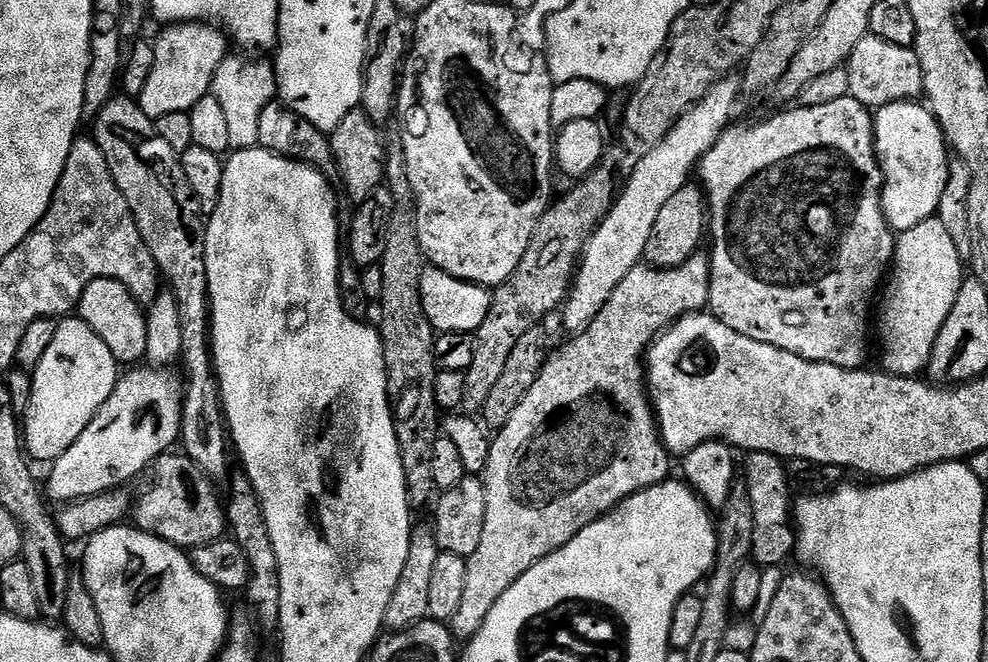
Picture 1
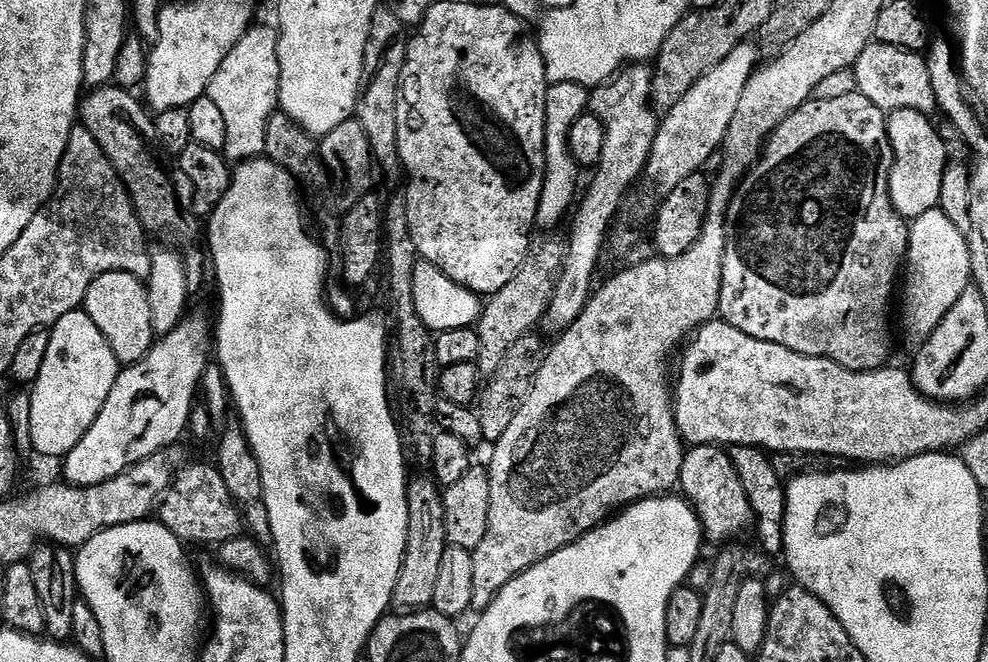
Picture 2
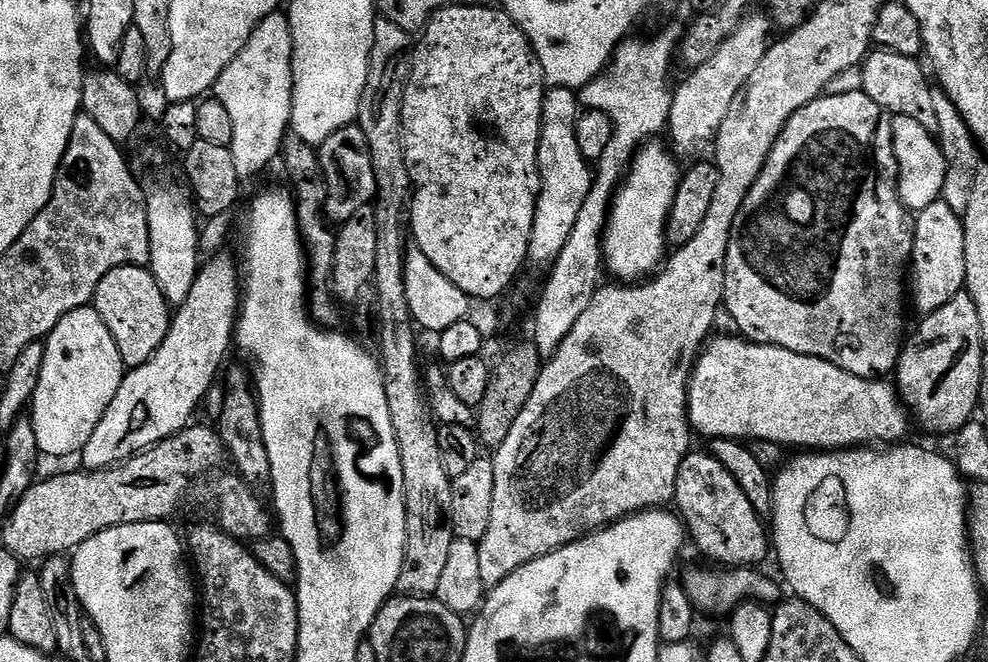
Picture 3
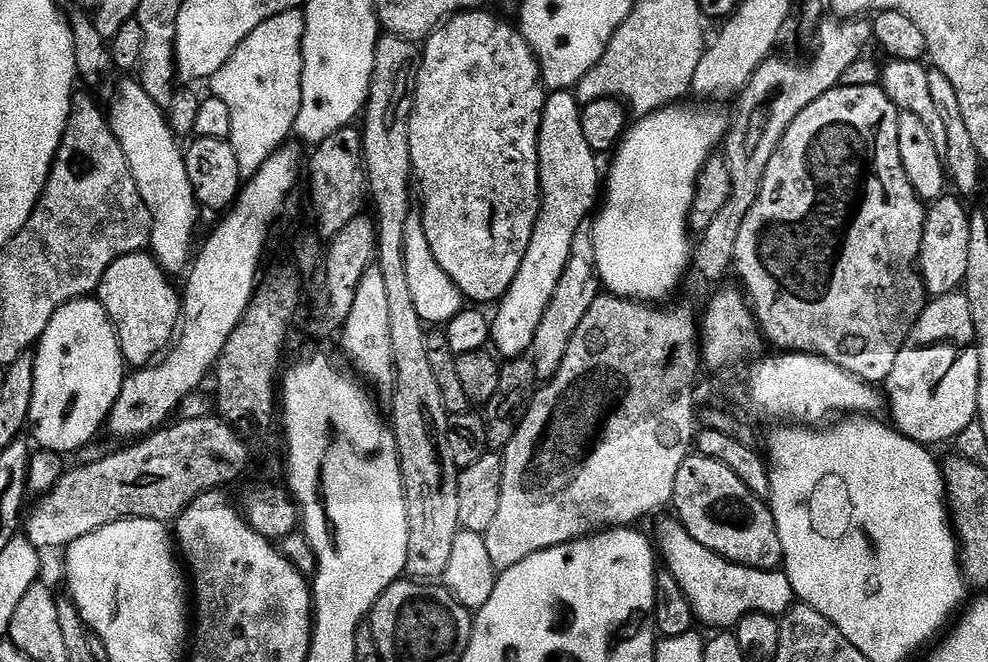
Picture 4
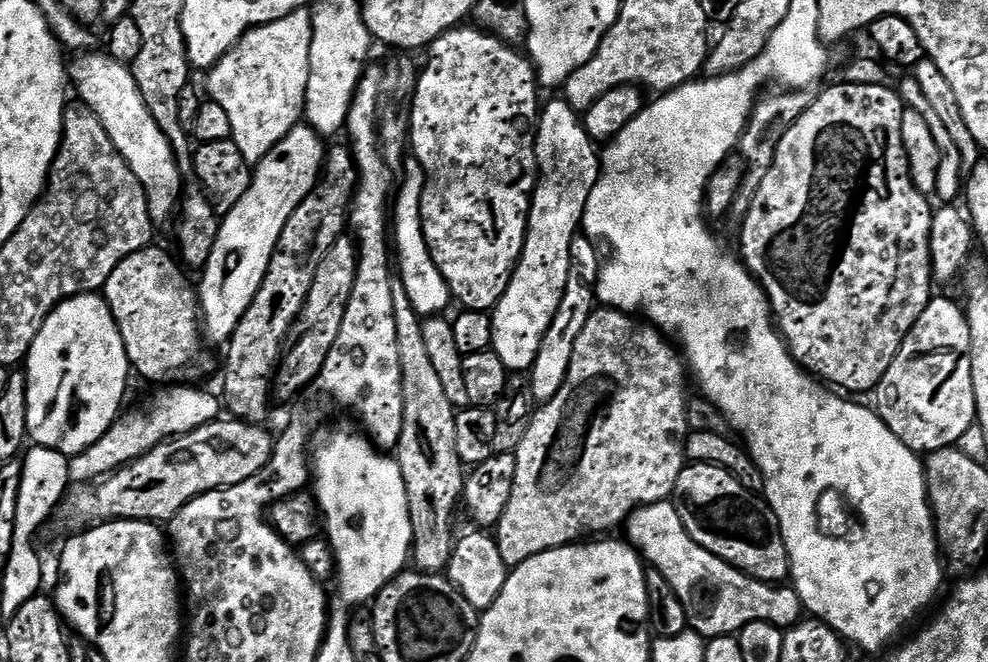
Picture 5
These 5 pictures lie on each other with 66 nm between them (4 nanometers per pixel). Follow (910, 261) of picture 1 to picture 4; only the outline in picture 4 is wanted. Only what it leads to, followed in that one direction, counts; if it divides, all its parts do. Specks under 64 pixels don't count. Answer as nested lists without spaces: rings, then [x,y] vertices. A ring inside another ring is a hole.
[[[945,194],[931,201],[924,217],[924,237],[918,261],[920,277],[929,297],[945,296],[957,291],[966,278],[966,261],[970,259],[970,222],[972,216],[964,209],[965,201],[956,194]]]

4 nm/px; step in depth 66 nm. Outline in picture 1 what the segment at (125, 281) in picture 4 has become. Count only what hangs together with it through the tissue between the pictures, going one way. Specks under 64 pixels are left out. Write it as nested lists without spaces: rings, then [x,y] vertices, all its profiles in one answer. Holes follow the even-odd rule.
[[[98,278],[85,284],[78,301],[78,316],[106,342],[110,354],[114,354],[117,365],[136,366],[145,359],[146,352],[146,312],[145,309],[122,286],[122,282],[110,278]]]

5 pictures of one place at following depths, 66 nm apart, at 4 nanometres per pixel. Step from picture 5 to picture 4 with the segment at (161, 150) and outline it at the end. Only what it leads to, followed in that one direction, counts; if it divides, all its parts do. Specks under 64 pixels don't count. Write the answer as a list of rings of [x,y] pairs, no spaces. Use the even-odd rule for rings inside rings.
[[[124,78],[120,84],[120,93],[116,96],[116,109],[110,112],[112,133],[118,138],[122,150],[126,154],[126,162],[138,182],[138,190],[142,194],[142,202],[146,202],[146,210],[152,219],[152,239],[150,241],[151,255],[163,266],[164,271],[173,278],[183,277],[189,271],[194,260],[192,239],[196,236],[196,212],[198,205],[196,195],[190,182],[190,174],[186,174],[184,161],[185,149],[181,141],[172,133],[168,124],[165,109],[155,104],[146,94],[146,90],[139,82],[132,78]]]

